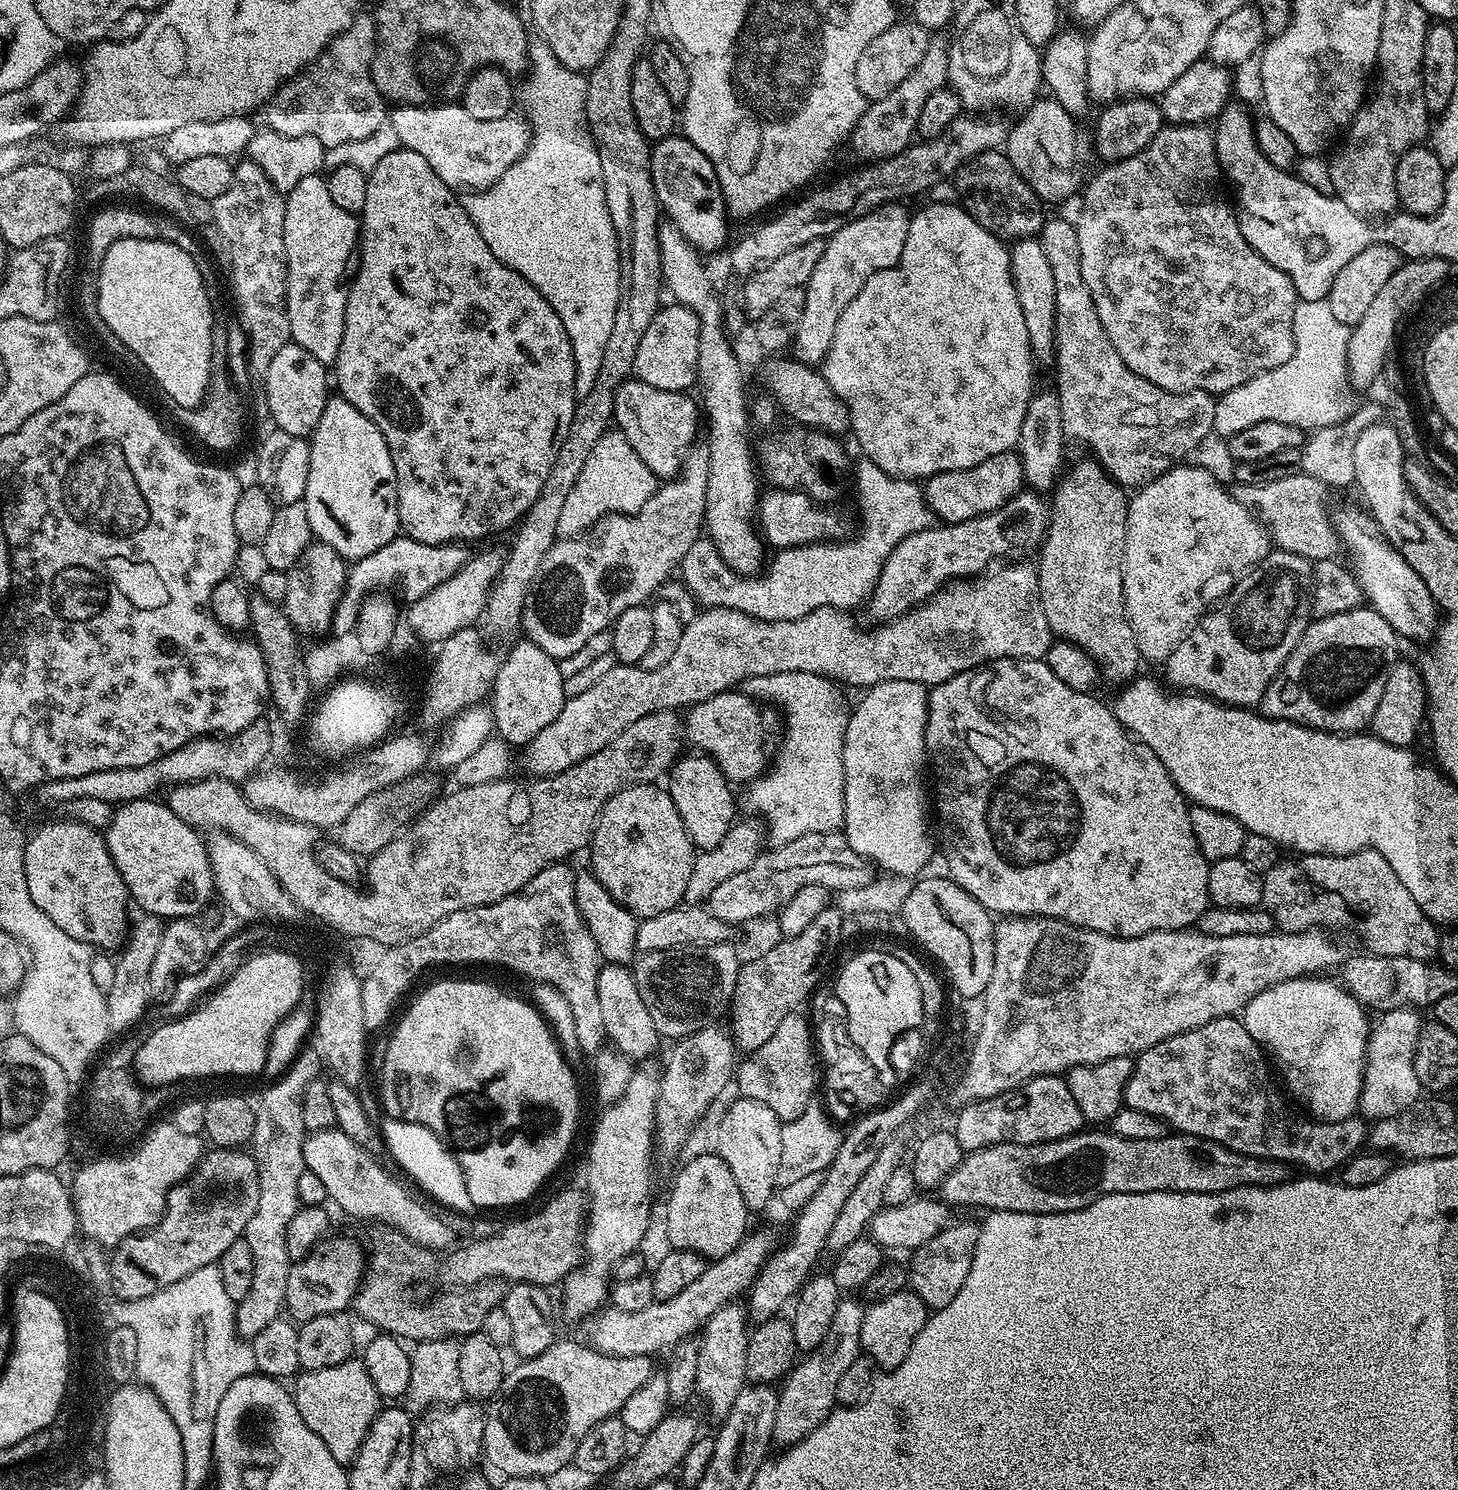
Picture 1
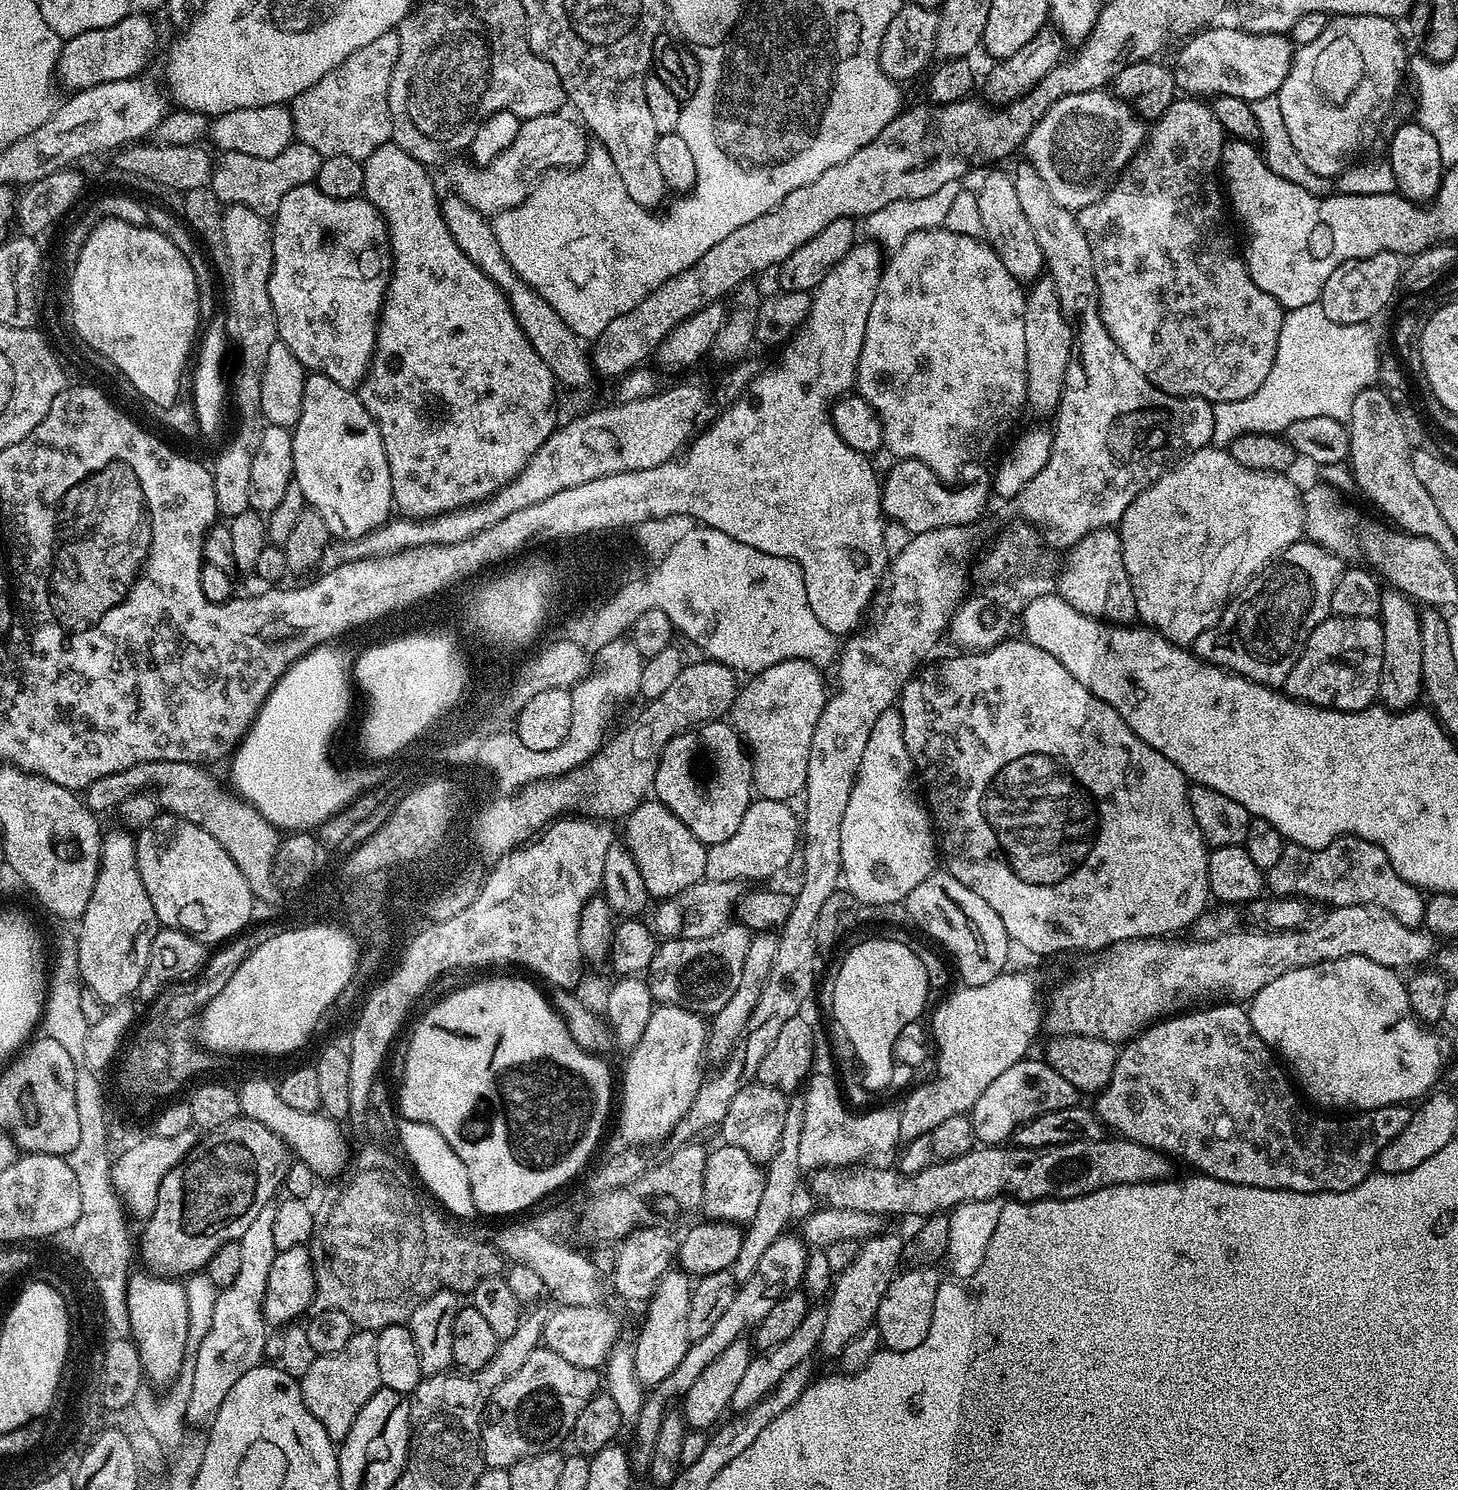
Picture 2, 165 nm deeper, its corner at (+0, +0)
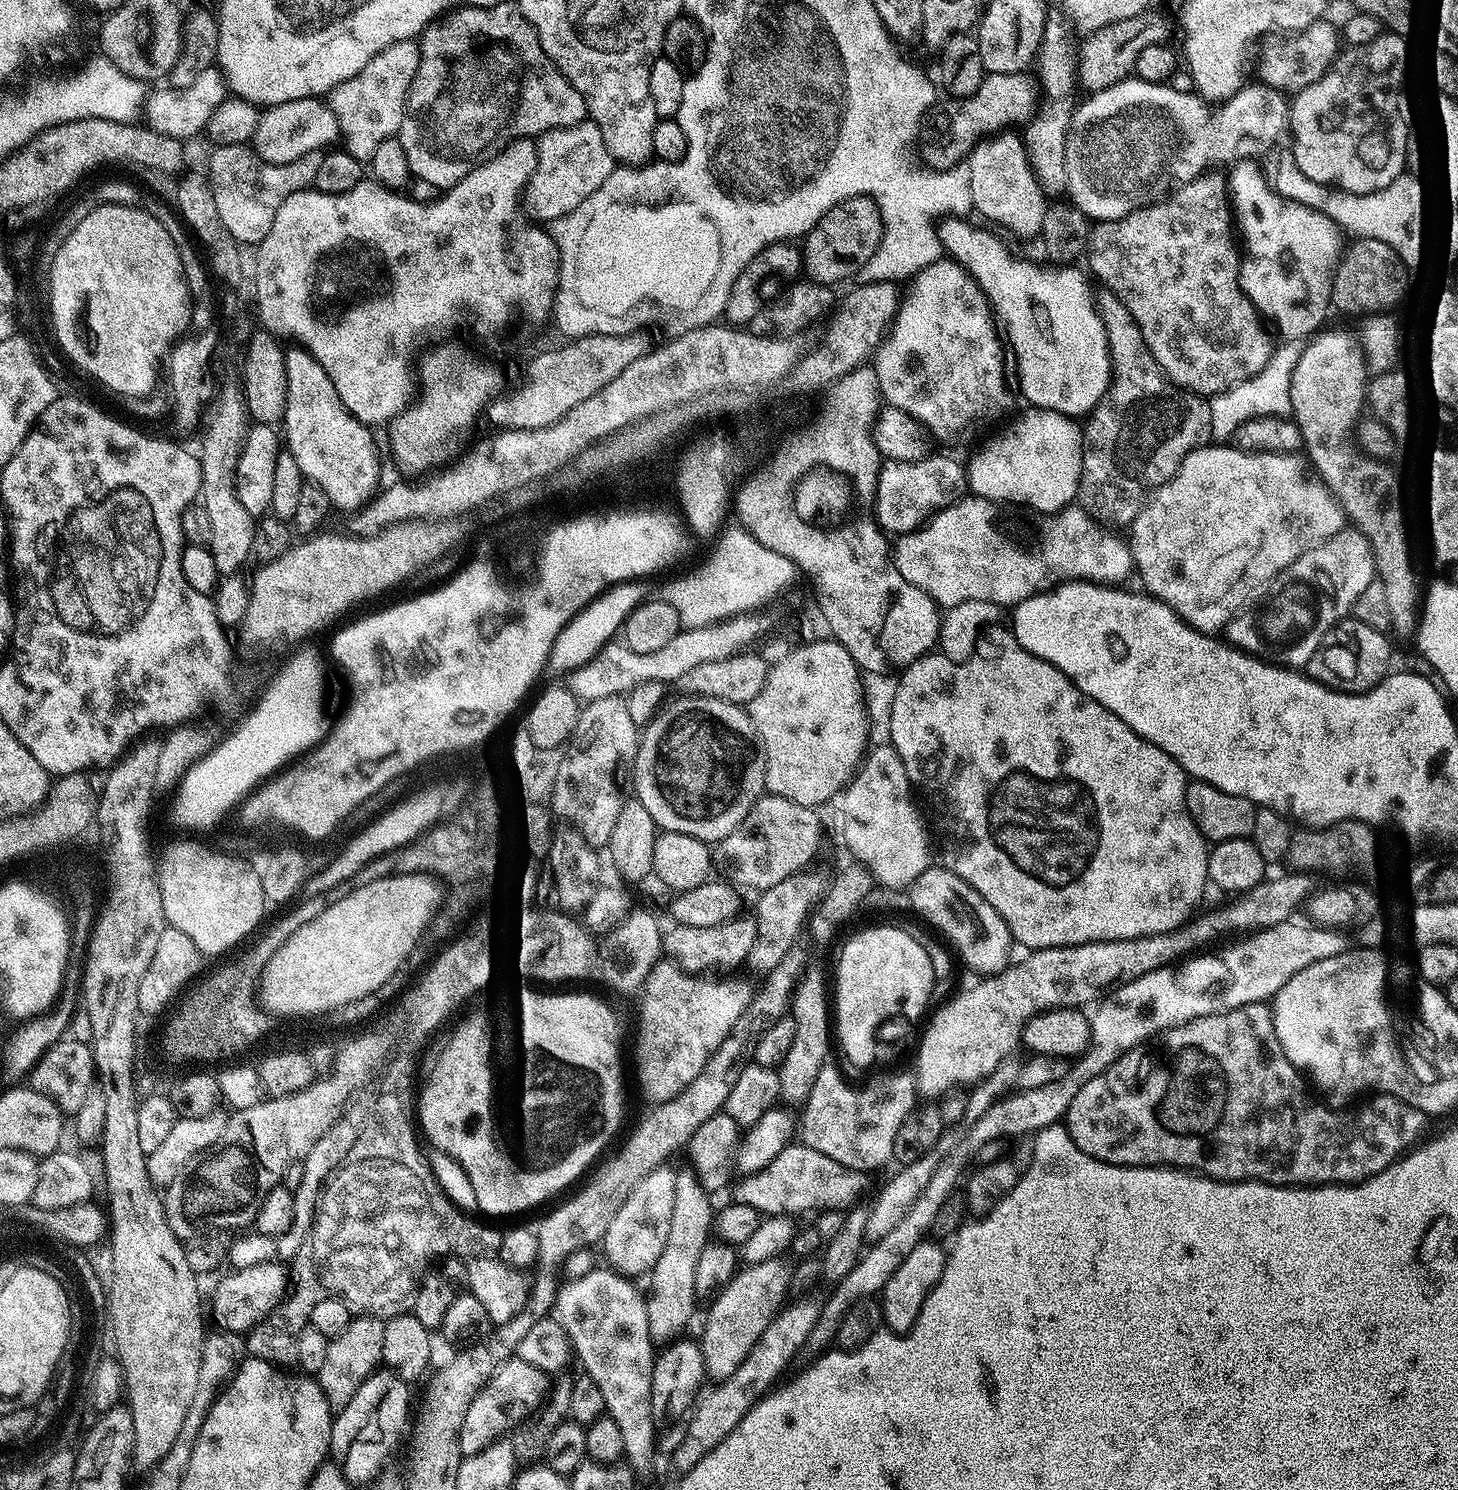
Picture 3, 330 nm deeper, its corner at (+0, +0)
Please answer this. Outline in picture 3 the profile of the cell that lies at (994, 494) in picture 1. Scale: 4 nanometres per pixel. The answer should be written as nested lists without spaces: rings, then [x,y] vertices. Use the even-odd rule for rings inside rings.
[[[929,454],[918,462],[884,460],[876,479],[874,519],[885,533],[903,534],[919,528],[929,516],[960,500],[969,491],[965,465],[952,456]]]

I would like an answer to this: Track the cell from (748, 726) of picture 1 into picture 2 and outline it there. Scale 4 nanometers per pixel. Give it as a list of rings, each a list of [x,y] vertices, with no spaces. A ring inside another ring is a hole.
[[[789,658],[782,662],[778,662],[774,666],[770,666],[766,670],[755,673],[755,675],[749,679],[752,681],[750,681],[748,685],[744,684],[736,693],[736,700],[733,702],[730,711],[730,723],[732,727],[735,728],[738,735],[740,735],[740,739],[744,741],[747,751],[750,753],[752,762],[752,783],[757,797],[766,800],[783,800],[788,802],[793,799],[791,796],[799,797],[801,793],[803,793],[804,783],[808,777],[808,759],[810,758],[810,750],[812,749],[814,728],[818,726],[818,718],[822,714],[824,704],[827,702],[830,695],[830,688],[827,688],[827,686],[824,685],[824,675],[825,673],[817,668],[816,665],[808,661],[807,658],[800,658],[800,660]]]

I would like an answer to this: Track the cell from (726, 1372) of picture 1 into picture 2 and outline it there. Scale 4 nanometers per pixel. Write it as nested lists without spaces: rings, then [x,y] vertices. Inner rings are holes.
[[[796,1094],[788,1101],[786,1110],[786,1122],[782,1122],[782,1138],[778,1138],[778,1146],[774,1154],[768,1159],[764,1168],[764,1185],[762,1186],[762,1198],[758,1202],[758,1211],[754,1218],[748,1221],[744,1228],[742,1247],[738,1250],[738,1258],[734,1258],[730,1271],[734,1274],[737,1285],[746,1282],[754,1270],[758,1270],[758,1258],[766,1254],[770,1242],[774,1242],[779,1236],[785,1235],[788,1219],[796,1208],[796,1191],[800,1188],[800,1175],[802,1169],[798,1162],[798,1145],[802,1138],[802,1118],[804,1117],[803,1095]]]

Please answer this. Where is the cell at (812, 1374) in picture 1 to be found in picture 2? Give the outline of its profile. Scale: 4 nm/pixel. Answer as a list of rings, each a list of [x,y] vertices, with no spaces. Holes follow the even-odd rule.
[[[888,1230],[881,1231],[879,1236],[869,1236],[859,1245],[857,1256],[844,1272],[835,1277],[827,1297],[826,1324],[818,1347],[821,1353],[824,1351],[831,1358],[836,1358],[856,1335],[873,1327],[878,1314],[878,1302],[882,1302],[886,1286],[890,1286],[890,1282],[897,1276],[903,1255],[904,1240]]]

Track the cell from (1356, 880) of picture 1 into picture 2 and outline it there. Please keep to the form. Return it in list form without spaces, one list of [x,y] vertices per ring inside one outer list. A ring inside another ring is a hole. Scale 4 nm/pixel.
[[[1340,836],[1324,848],[1303,848],[1301,844],[1285,843],[1282,858],[1267,869],[1266,888],[1277,896],[1295,896],[1305,901],[1317,900],[1332,908],[1373,904],[1398,918],[1402,926],[1419,928],[1424,923],[1426,896],[1421,889],[1406,882],[1390,866],[1386,850],[1361,836]]]

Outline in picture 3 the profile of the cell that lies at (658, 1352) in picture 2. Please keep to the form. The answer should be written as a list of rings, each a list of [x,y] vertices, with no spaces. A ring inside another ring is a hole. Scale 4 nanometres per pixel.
[[[686,1164],[676,1170],[676,1195],[674,1214],[670,1224],[668,1240],[660,1258],[650,1271],[650,1286],[645,1304],[647,1321],[654,1340],[668,1342],[679,1337],[688,1321],[691,1320],[698,1297],[694,1290],[694,1271],[698,1266],[702,1249],[712,1238],[715,1223],[715,1209],[712,1208],[711,1193],[708,1192],[695,1167]]]

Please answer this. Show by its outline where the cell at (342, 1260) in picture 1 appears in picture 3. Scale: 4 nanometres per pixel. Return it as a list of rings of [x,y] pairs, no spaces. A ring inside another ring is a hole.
[[[279,1262],[264,1263],[250,1266],[250,1268],[229,1271],[229,1276],[224,1276],[212,1288],[212,1320],[217,1324],[217,1329],[228,1334],[247,1334],[253,1326],[261,1324],[270,1313],[284,1301],[290,1288],[290,1272]]]

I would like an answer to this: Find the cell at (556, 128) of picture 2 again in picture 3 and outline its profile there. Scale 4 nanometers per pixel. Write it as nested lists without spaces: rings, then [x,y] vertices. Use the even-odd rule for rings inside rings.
[[[587,118],[581,124],[544,133],[539,137],[538,147],[538,166],[526,189],[526,215],[533,222],[551,222],[570,214],[574,206],[582,206],[582,202],[586,202],[586,198],[610,178],[614,167],[602,130]]]

